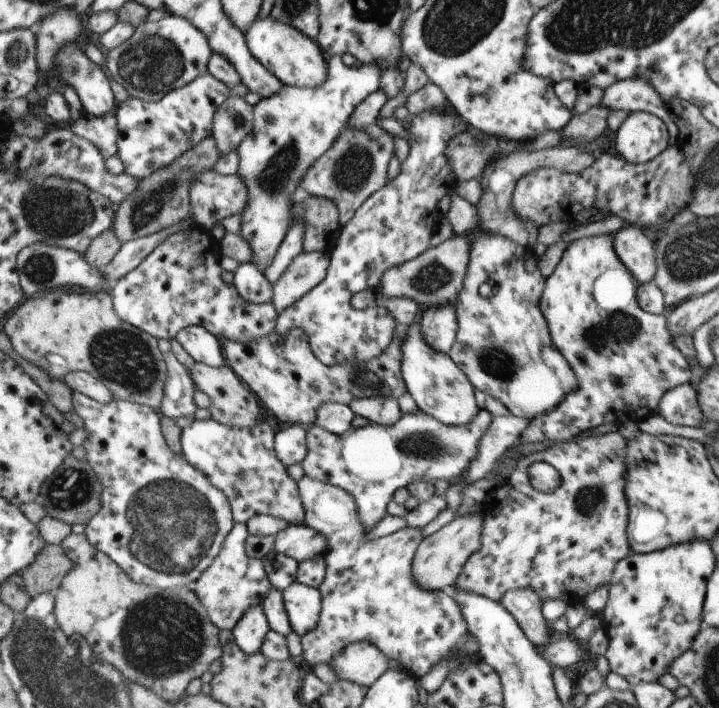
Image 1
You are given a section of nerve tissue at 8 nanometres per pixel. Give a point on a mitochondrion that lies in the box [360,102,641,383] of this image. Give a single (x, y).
(434, 276)

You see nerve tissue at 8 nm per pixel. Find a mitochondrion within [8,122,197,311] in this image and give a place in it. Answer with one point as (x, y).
(51, 211)

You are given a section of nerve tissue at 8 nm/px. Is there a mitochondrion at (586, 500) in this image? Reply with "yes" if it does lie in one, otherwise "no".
yes

